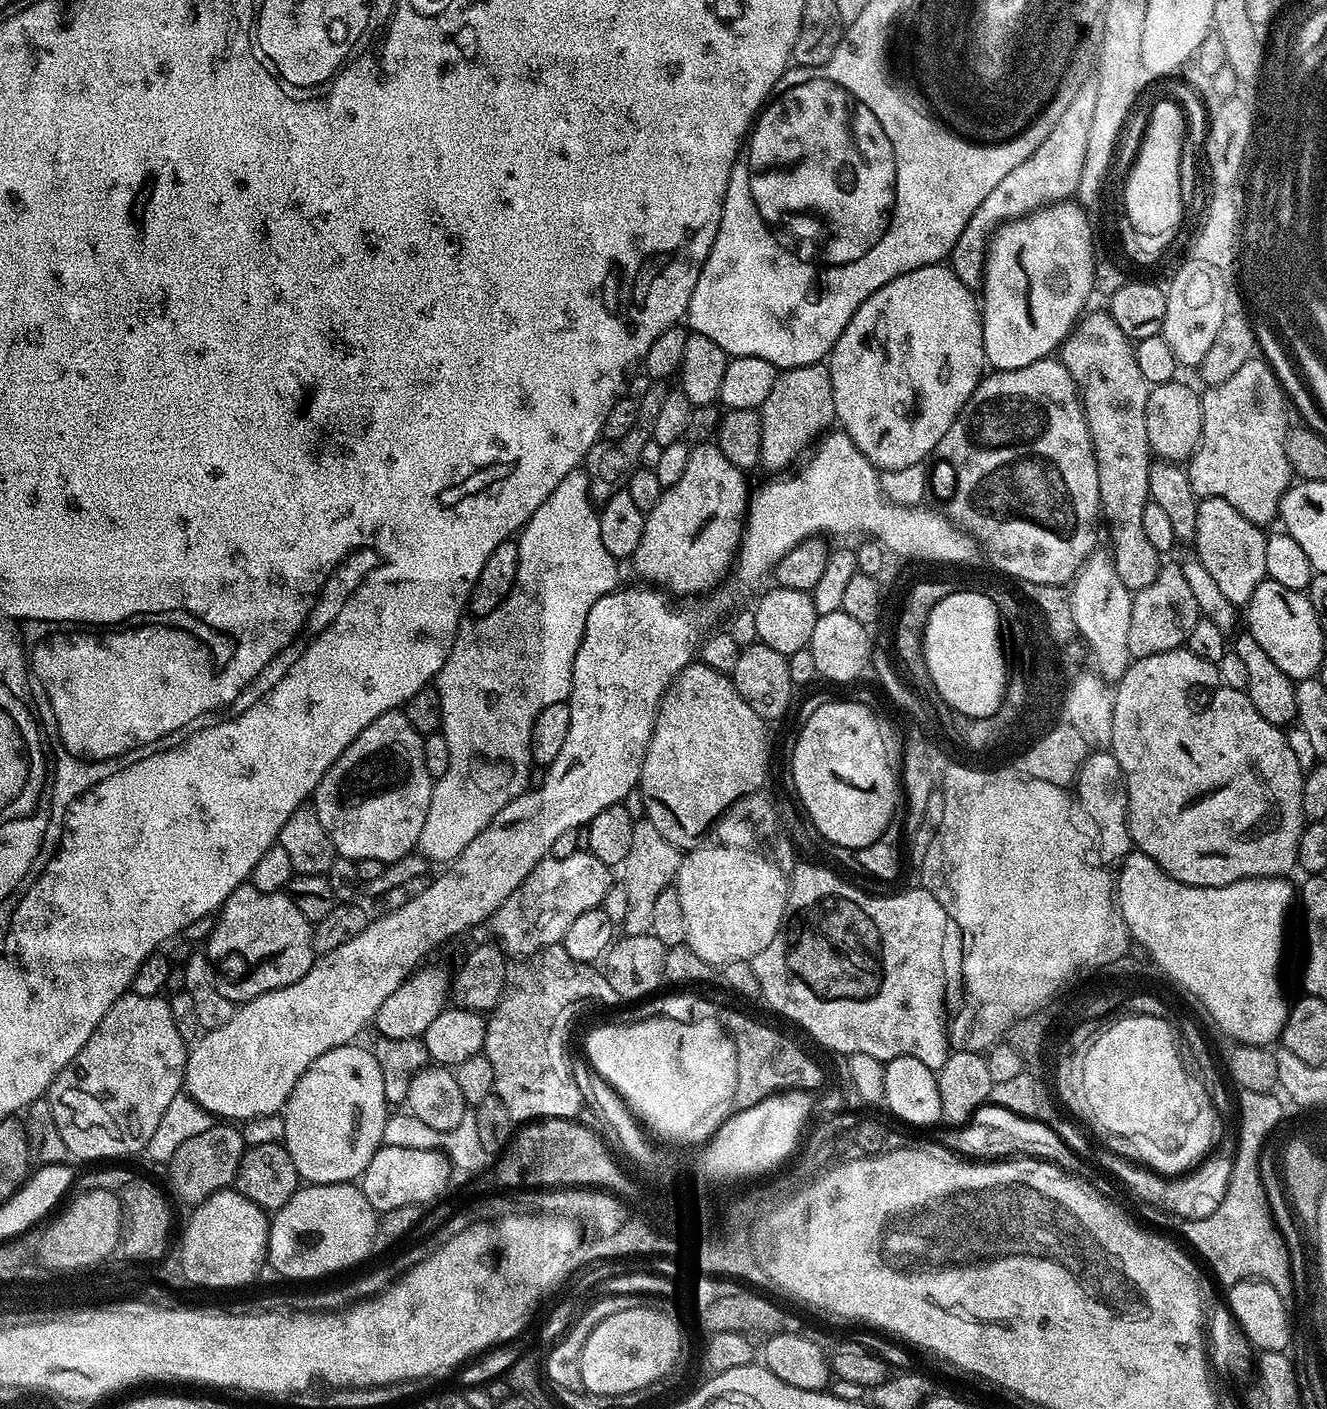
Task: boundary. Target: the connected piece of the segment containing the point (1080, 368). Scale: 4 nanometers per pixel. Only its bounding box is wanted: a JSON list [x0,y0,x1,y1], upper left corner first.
[1058,311,1162,594]

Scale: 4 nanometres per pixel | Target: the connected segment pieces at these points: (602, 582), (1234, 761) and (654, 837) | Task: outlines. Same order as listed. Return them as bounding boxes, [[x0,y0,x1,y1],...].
[[418,467,621,862],[1110,646,1306,888],[622,819,681,936]]

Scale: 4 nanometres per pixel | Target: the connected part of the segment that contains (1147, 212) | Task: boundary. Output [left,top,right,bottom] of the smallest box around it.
[1126,99,1186,238]

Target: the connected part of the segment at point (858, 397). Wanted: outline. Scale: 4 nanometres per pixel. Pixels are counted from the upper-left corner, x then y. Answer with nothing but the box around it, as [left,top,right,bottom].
[826,263,986,472]

